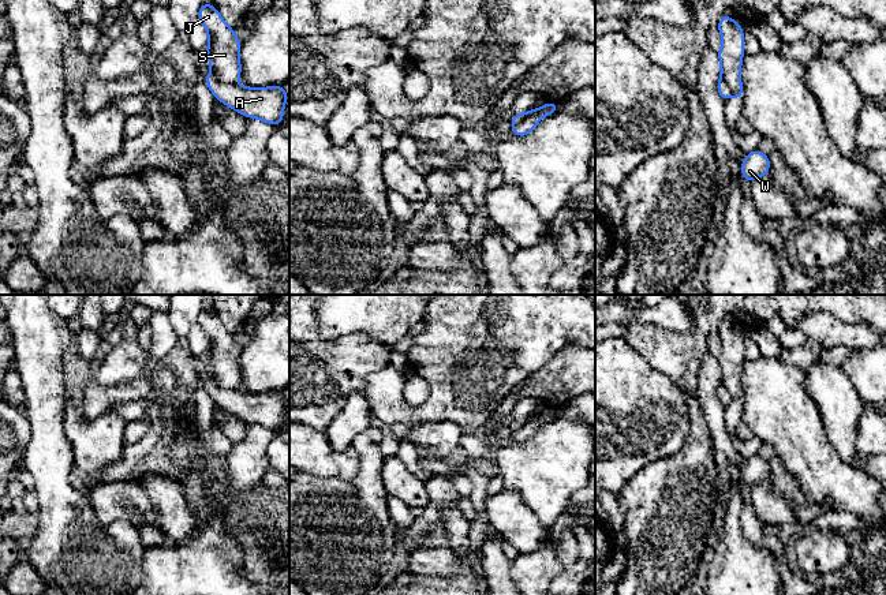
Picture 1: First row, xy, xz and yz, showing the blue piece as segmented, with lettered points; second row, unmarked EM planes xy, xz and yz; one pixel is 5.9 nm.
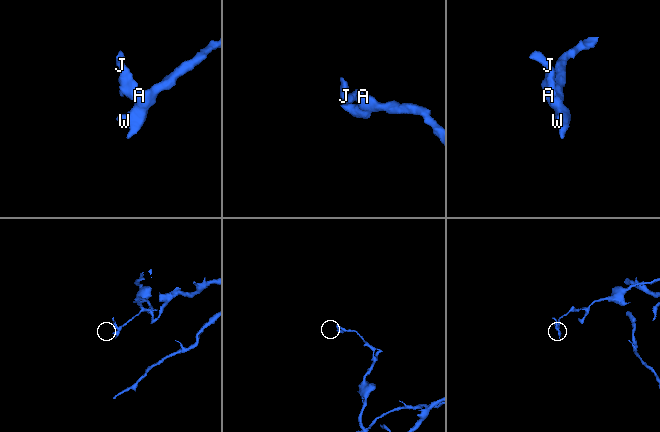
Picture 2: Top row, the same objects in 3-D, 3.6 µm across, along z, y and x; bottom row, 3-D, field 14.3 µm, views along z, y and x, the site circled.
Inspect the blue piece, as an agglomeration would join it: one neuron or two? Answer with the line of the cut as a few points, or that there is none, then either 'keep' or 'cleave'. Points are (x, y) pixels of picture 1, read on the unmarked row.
cut xz (539, 425), (523, 425), (512, 431); cleave

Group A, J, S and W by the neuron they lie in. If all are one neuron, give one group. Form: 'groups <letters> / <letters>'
groups A W / J S

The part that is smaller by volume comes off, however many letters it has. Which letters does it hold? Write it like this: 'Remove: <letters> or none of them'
Remove: J, S

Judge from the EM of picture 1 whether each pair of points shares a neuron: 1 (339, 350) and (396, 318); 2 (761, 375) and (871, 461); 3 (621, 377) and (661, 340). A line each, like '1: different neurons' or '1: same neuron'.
1: different neurons
2: different neurons
3: different neurons

